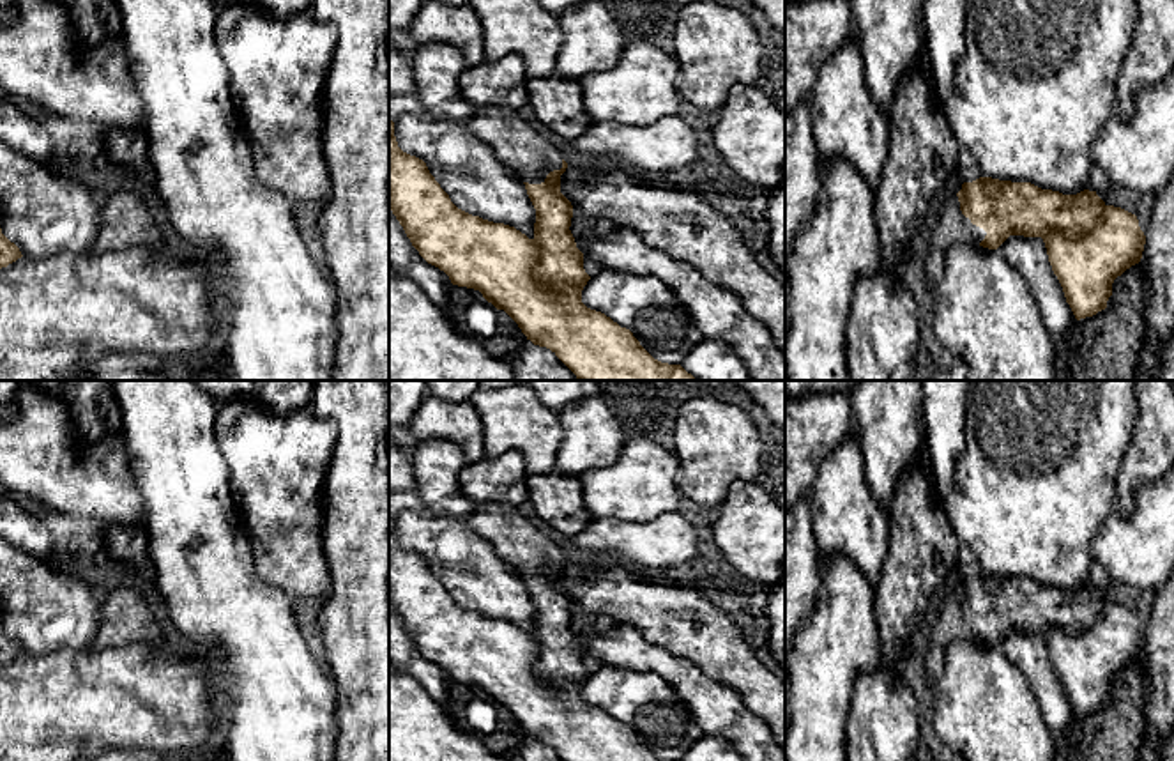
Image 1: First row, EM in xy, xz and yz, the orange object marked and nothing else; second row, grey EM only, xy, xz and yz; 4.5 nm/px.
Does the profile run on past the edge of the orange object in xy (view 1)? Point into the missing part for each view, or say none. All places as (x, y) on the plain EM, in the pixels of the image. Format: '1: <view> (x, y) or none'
1: none

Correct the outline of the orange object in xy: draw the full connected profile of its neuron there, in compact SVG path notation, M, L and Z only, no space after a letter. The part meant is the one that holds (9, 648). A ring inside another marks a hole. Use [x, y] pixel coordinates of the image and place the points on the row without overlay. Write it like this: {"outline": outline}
{"outline": "M0 625L0 665L7 664L9 660L16 658L18 655L21 655L21 648L19 644L11 639Z"}

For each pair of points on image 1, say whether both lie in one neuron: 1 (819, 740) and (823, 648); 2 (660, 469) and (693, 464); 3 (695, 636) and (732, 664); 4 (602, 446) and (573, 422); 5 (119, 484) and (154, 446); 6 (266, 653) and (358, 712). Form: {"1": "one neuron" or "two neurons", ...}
{"1": "one neuron", "2": "two neurons", "3": "one neuron", "4": "one neuron", "5": "two neurons", "6": "two neurons"}

